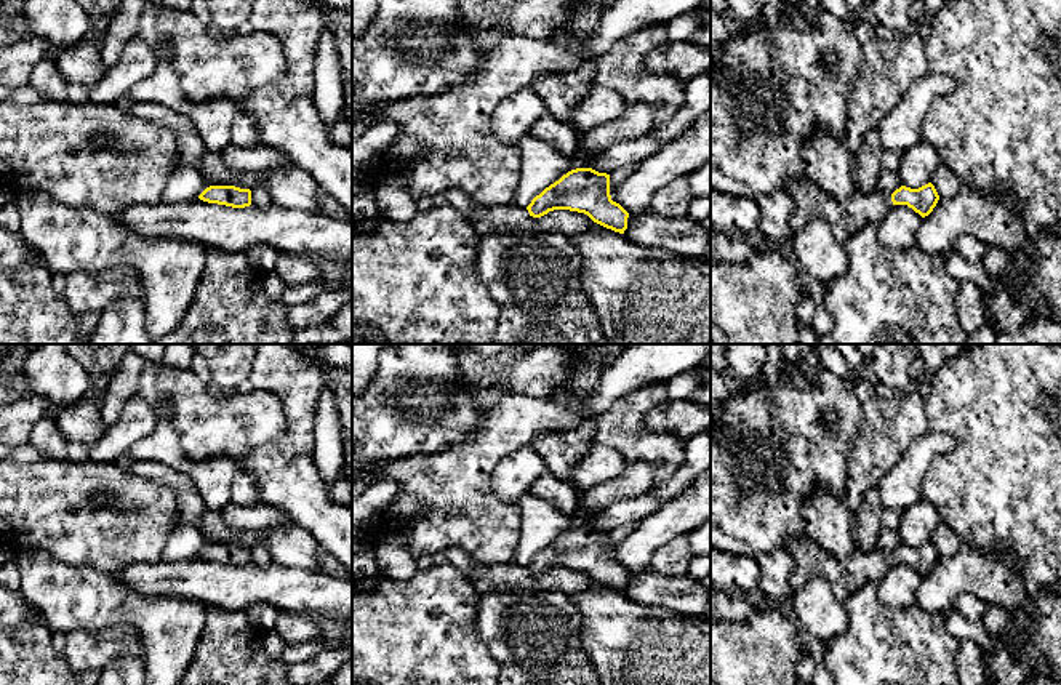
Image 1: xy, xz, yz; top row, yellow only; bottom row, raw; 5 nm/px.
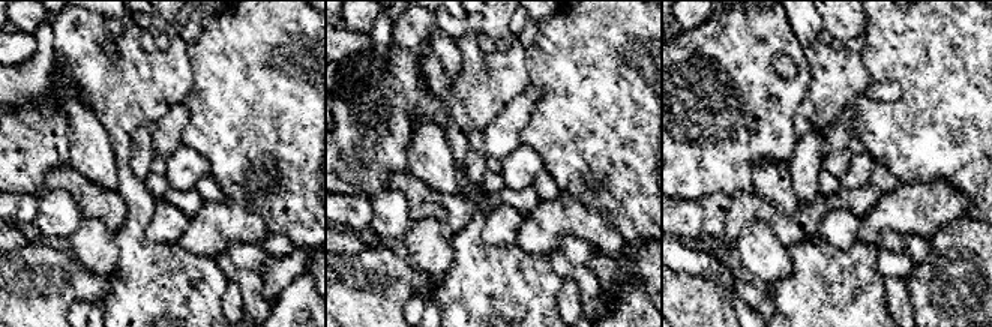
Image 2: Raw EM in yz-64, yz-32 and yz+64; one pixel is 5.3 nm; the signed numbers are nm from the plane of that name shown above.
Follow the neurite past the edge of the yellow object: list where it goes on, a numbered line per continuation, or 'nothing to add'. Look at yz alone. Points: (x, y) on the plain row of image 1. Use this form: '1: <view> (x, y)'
1: yz (848, 575)

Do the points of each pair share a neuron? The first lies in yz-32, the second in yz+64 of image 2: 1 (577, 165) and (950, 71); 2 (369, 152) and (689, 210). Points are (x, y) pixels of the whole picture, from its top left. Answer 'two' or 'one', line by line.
1: one
2: two

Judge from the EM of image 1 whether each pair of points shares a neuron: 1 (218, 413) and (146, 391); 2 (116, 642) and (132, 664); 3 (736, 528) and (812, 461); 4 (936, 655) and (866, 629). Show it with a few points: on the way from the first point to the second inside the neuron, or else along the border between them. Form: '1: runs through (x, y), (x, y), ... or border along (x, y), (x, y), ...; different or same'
1: runs through (200, 410), (181, 391), (164, 391); same
2: border along (140, 636), (136, 653), (104, 668); different
3: runs through (757, 508), (768, 496), (789, 495), (791, 482); same
4: runs through (919, 655), (892, 655), (884, 647); same

